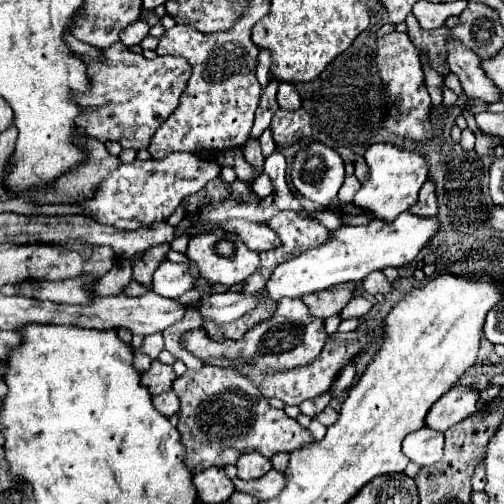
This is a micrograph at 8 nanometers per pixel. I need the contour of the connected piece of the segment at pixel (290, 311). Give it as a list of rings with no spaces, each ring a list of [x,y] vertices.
[[[291,297],[279,299],[273,317],[247,331],[247,335],[239,341],[211,341],[209,337],[205,337],[203,329],[193,329],[185,333],[185,349],[191,351],[197,359],[203,361],[203,357],[231,357],[235,361],[241,361],[243,367],[239,367],[239,373],[243,377],[249,377],[255,385],[267,373],[279,373],[283,369],[309,365],[319,355],[325,341],[327,333],[323,321],[319,317],[313,317],[301,299]]]

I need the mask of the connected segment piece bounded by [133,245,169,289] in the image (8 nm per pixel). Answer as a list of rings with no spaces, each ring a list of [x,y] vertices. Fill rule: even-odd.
[[[157,245],[157,247],[147,249],[145,257],[133,265],[133,281],[137,281],[137,283],[141,283],[141,285],[151,289],[153,271],[159,265],[159,261],[165,259],[167,251],[169,251],[169,245]]]

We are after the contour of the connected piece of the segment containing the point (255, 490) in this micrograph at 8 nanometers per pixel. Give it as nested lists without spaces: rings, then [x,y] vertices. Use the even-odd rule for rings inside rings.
[[[271,469],[267,475],[263,475],[261,481],[243,481],[243,479],[235,479],[235,489],[241,493],[249,493],[255,495],[259,501],[267,501],[273,499],[281,493],[281,489],[285,487],[285,473]]]

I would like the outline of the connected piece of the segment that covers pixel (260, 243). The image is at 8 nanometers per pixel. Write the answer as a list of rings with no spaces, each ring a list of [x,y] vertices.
[[[229,219],[221,223],[221,229],[227,233],[237,233],[251,251],[267,251],[271,249],[271,245],[275,245],[275,233],[271,233],[271,229],[267,229],[265,223],[253,223],[247,219]]]

